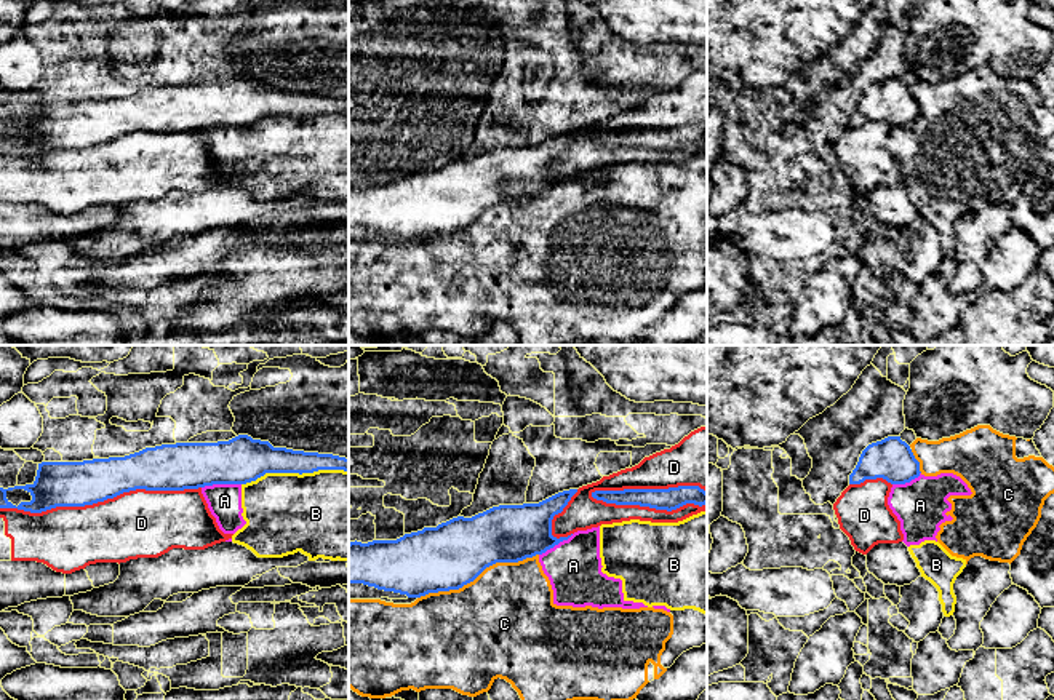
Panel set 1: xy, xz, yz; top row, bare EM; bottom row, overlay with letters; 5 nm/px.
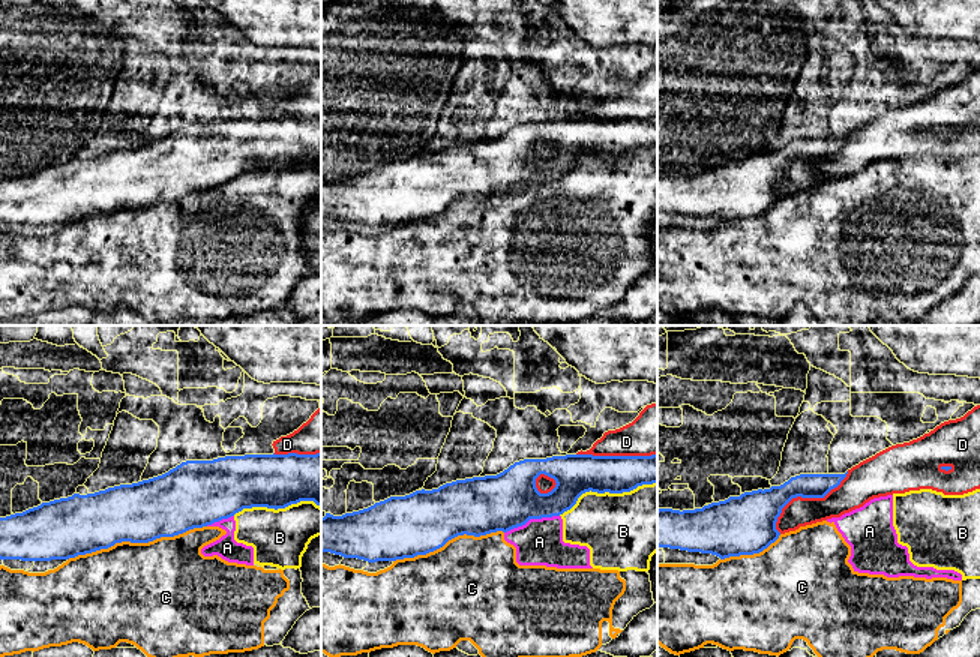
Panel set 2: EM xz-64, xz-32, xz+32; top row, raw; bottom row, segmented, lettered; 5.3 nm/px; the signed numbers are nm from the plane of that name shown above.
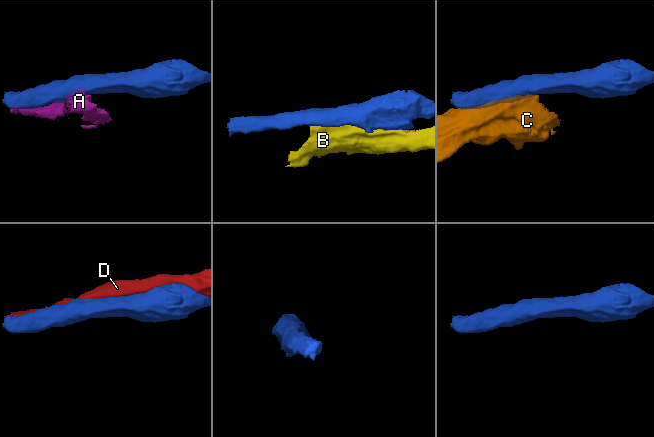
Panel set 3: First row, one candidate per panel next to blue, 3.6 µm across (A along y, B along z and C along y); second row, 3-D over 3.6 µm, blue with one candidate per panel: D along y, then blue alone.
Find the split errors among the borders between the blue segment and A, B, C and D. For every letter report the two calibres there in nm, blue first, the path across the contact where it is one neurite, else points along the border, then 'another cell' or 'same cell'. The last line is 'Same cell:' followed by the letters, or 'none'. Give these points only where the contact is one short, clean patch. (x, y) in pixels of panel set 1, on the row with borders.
A: calibres 240 and 180 nm; border xy (240, 483), (213, 483), (202, 488); another cell
B: calibres 220 and 420 nm; another cell
C: calibres 320 and 480 nm; another cell
D: calibres 110 and 200 nm; another cell
Same cell: none

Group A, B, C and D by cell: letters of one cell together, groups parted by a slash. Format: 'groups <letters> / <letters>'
groups A B C / D

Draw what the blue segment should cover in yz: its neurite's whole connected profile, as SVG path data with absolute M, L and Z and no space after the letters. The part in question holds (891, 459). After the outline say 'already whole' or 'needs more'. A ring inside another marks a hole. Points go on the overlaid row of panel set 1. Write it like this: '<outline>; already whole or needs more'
M888 436L868 444L849 475L849 484L883 478L891 484L905 484L920 476L920 462L900 436Z; already whole

